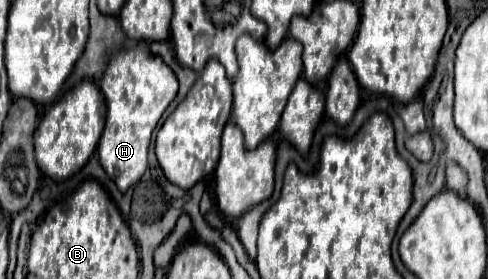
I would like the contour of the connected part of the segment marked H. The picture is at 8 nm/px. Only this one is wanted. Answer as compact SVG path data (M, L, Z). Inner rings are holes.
M140 41L136 47L122 49L108 61L100 81L100 89L108 103L106 127L98 143L100 163L104 171L116 181L118 189L126 191L146 171L152 131L166 107L176 97L178 79L174 71L158 55L152 55L144 41Z

